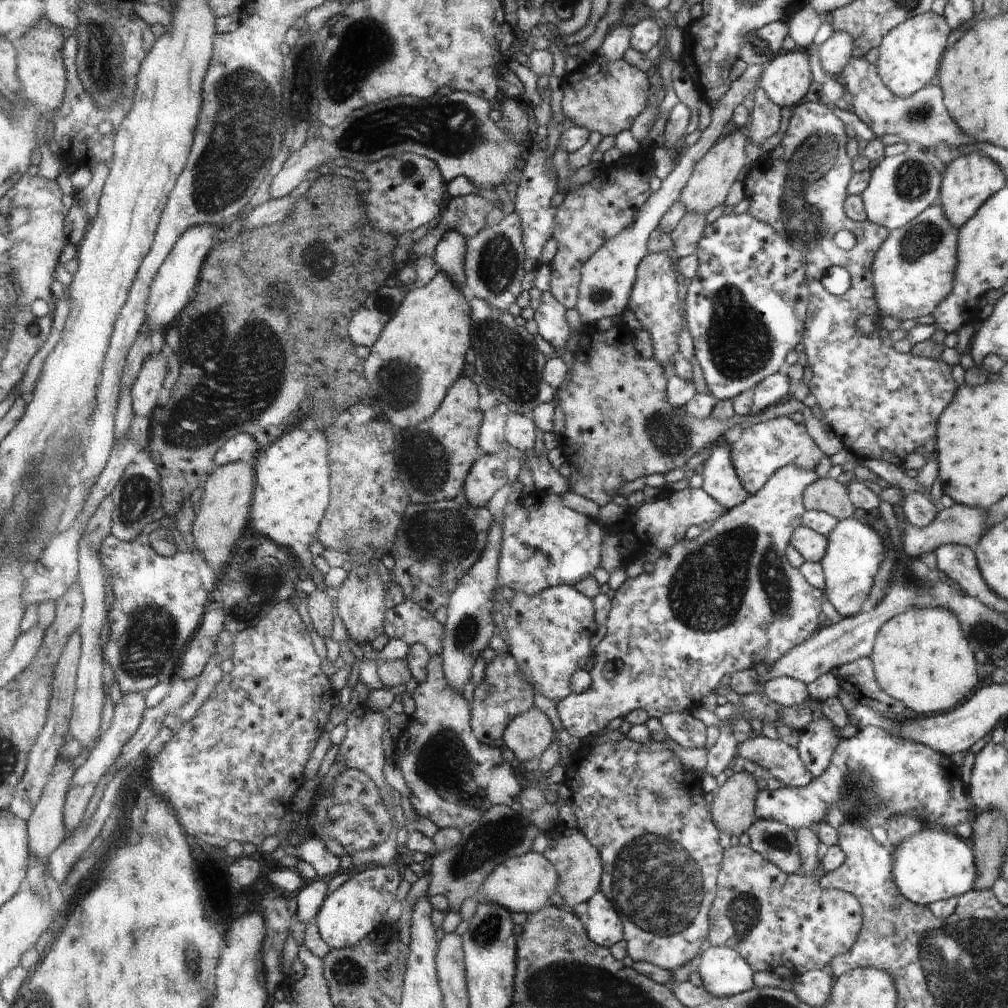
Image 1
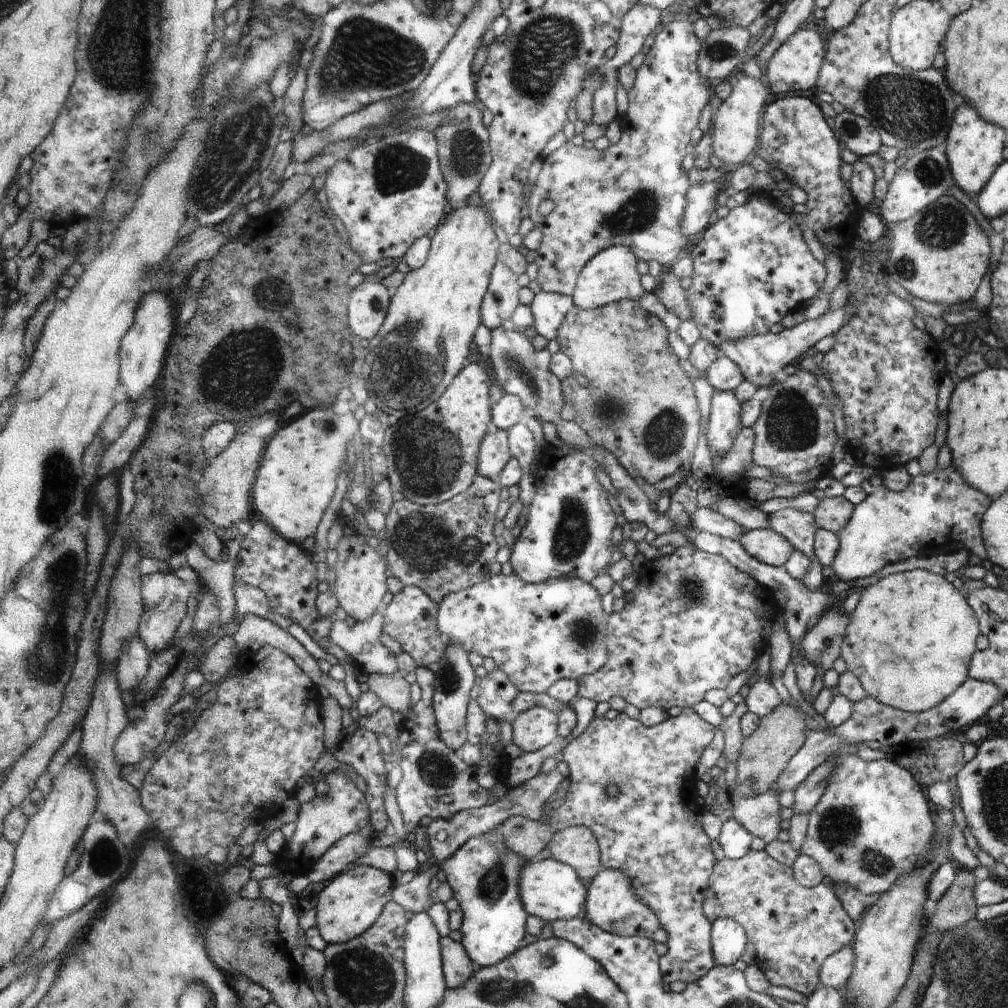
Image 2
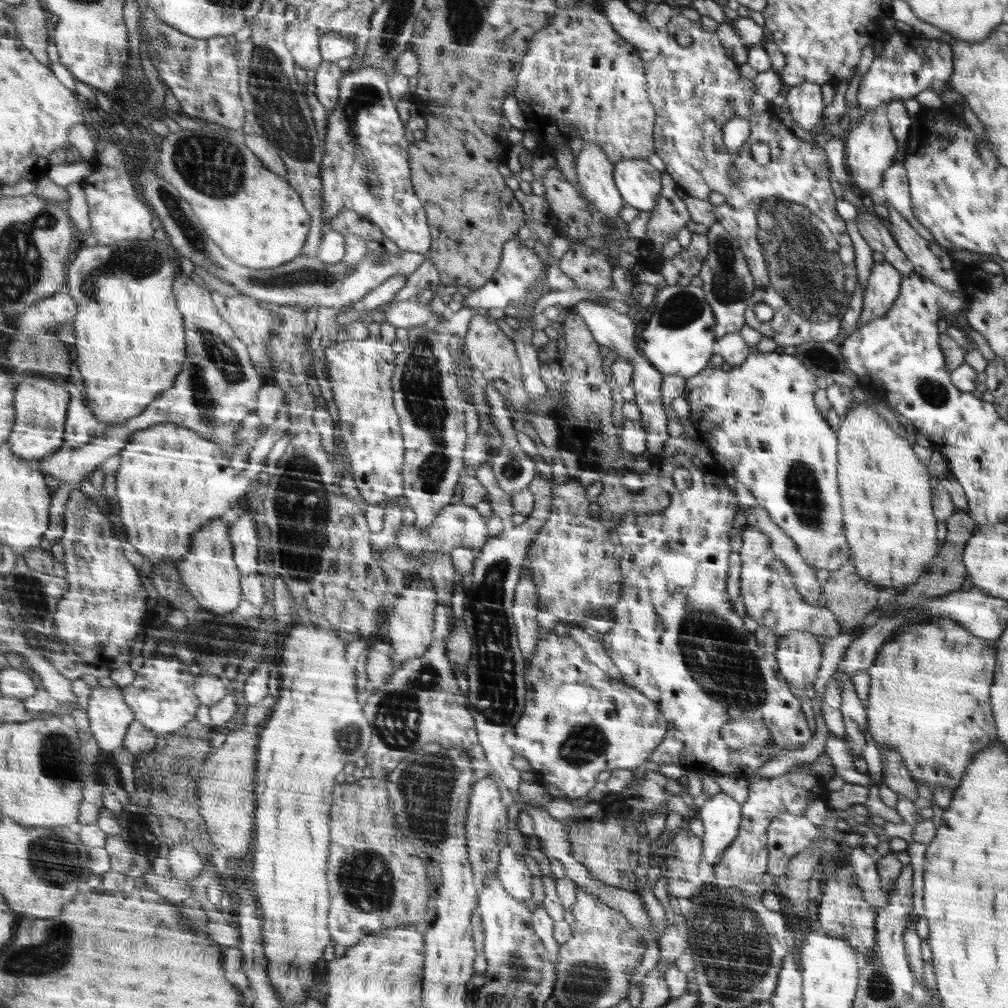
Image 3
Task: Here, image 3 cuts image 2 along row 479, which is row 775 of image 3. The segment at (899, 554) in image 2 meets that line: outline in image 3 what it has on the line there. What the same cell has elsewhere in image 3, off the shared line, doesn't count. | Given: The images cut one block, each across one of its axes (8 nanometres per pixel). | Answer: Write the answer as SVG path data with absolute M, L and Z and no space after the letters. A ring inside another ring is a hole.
M939 620L939 624L907 624L901 626L877 652L877 658L873 662L873 666L867 670L869 674L869 692L867 692L867 702L865 702L865 714L867 714L867 726L869 732L873 736L873 742L877 746L877 750L881 746L891 746L893 750L899 752L899 756L903 758L905 768L911 774L911 780L919 786L943 786L949 788L951 792L959 786L961 778L965 776L965 770L969 766L969 762L973 760L973 756L977 752L981 752L989 742L997 740L997 730L995 730L995 720L993 720L993 710L991 710L991 700L989 700L989 692L991 692L991 684L993 684L993 674L995 674L995 648L993 642L985 642L985 640L977 640L973 634L969 634L967 630L961 630L959 624L953 622L945 622Z

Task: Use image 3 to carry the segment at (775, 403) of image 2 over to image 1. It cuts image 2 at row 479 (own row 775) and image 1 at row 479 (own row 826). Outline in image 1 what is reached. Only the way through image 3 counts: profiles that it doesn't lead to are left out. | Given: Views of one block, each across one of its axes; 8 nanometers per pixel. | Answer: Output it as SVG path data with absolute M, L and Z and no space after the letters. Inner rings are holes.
M775 418L771 422L759 422L751 430L741 432L735 444L729 444L729 456L733 462L733 470L741 480L741 486L751 494L761 492L765 484L787 464L801 466L803 470L815 470L821 462L823 454L815 446L813 438L809 438L805 424L795 424L789 418Z

